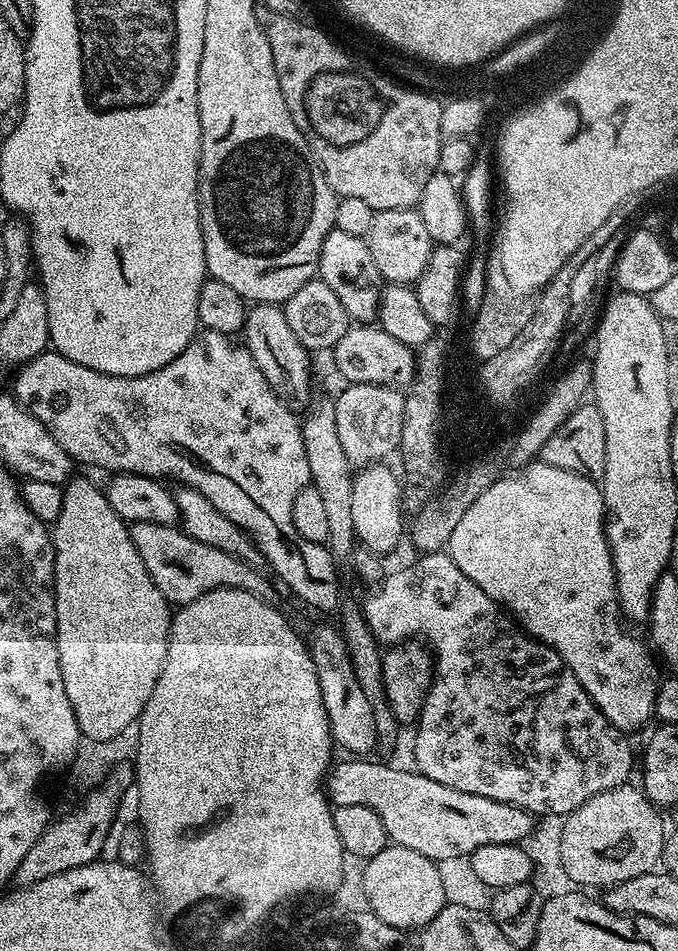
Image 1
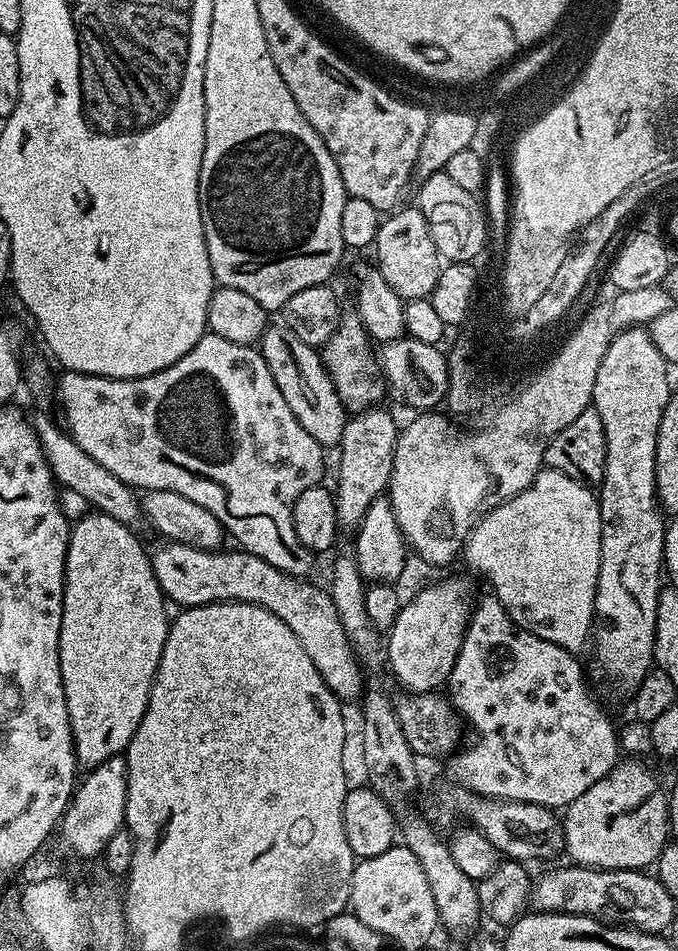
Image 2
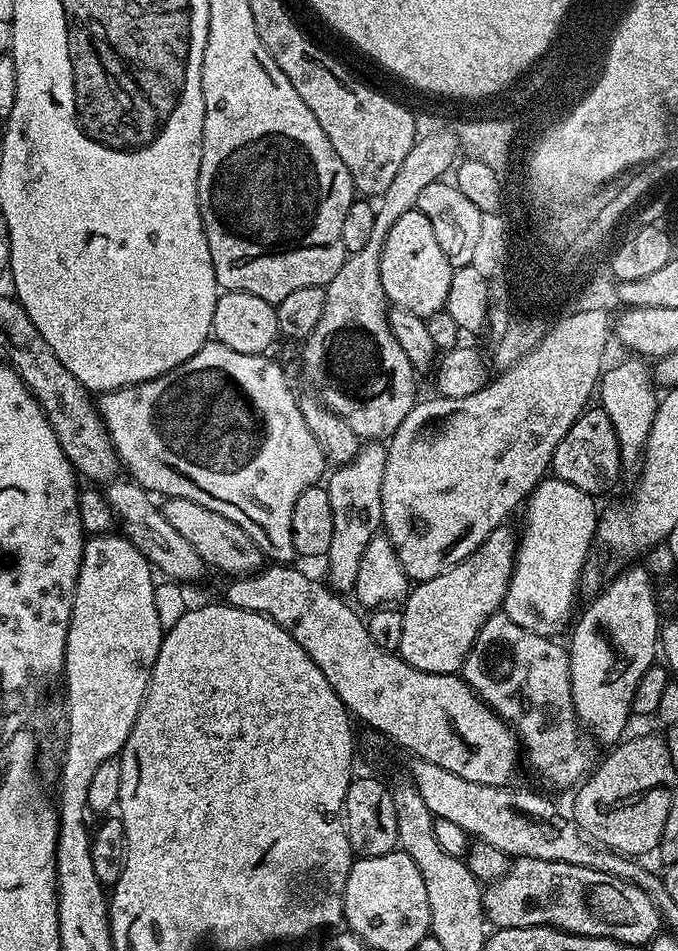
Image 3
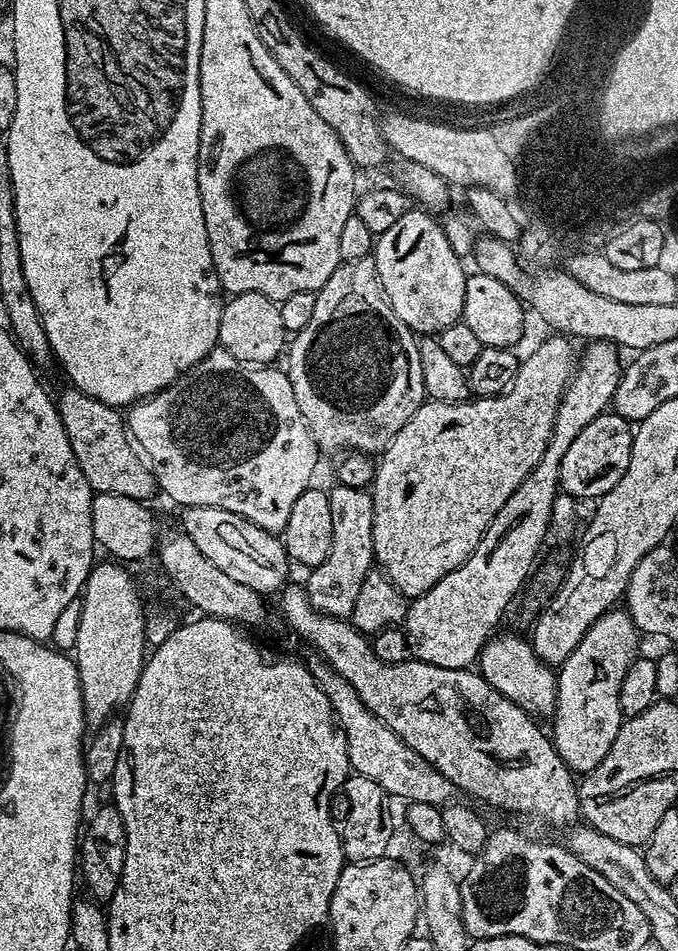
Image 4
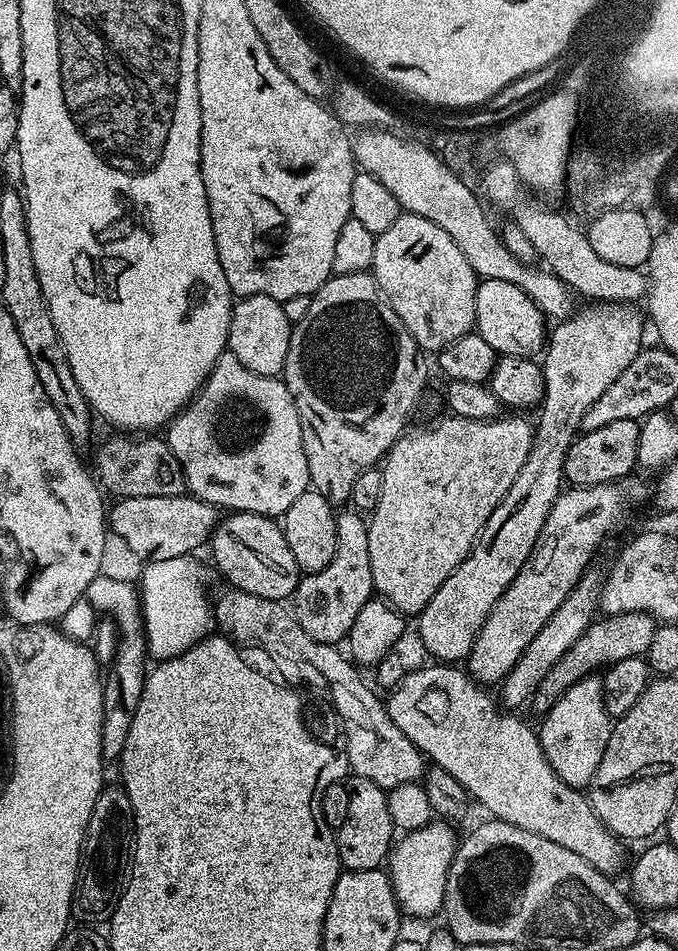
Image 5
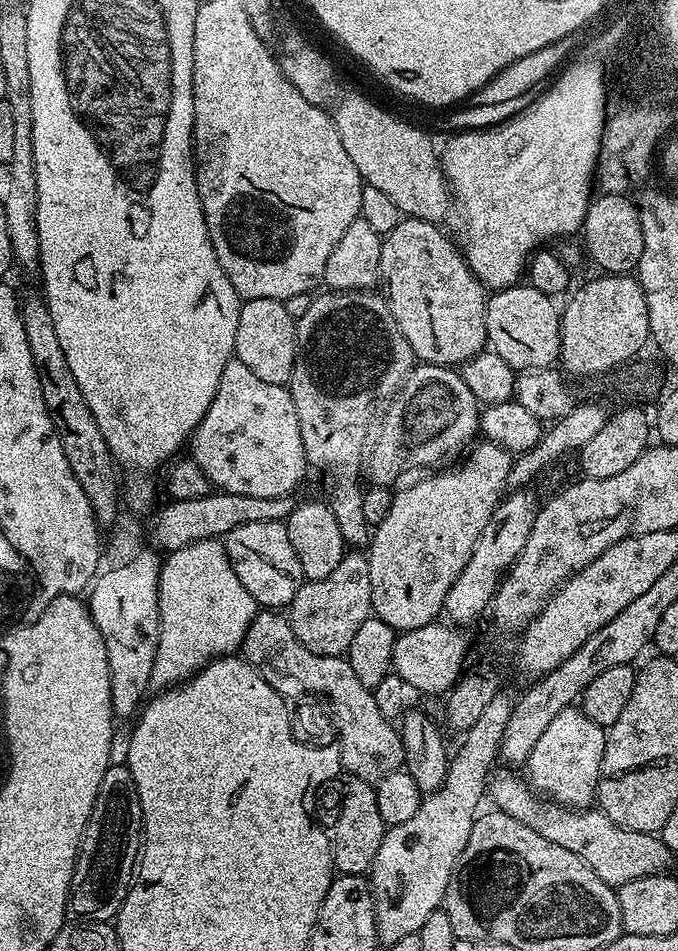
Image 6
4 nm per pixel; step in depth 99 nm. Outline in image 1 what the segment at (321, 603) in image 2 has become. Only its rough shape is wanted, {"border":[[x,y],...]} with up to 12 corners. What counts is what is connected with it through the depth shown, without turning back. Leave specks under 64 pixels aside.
{"border":[[131,525],[132,541],[169,605],[215,588],[271,601],[259,567],[179,527]]}

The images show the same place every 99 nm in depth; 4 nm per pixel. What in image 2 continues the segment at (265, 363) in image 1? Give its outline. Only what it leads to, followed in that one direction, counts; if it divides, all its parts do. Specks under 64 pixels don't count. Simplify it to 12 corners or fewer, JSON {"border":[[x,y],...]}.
{"border":[[280,322],[258,347],[290,414],[322,446],[349,413],[324,366]]}

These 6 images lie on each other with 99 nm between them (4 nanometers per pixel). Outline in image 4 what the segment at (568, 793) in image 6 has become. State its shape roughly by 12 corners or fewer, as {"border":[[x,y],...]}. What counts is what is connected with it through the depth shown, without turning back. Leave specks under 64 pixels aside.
{"border":[[602,614],[556,672],[552,744],[573,773],[610,754],[642,633]]}

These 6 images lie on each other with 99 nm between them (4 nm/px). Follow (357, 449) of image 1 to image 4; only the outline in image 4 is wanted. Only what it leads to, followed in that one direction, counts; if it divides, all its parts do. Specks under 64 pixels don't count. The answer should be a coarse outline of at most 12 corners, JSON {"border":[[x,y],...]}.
{"border":[[371,491],[328,492],[334,539],[307,573],[314,610],[348,618],[374,568]]}

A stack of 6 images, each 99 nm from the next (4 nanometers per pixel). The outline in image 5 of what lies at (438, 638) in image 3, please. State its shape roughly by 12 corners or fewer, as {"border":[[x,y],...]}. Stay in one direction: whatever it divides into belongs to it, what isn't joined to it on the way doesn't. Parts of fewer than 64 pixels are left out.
{"border":[[632,304],[551,329],[530,454],[418,614],[467,661],[566,484],[587,410],[644,343]]}

